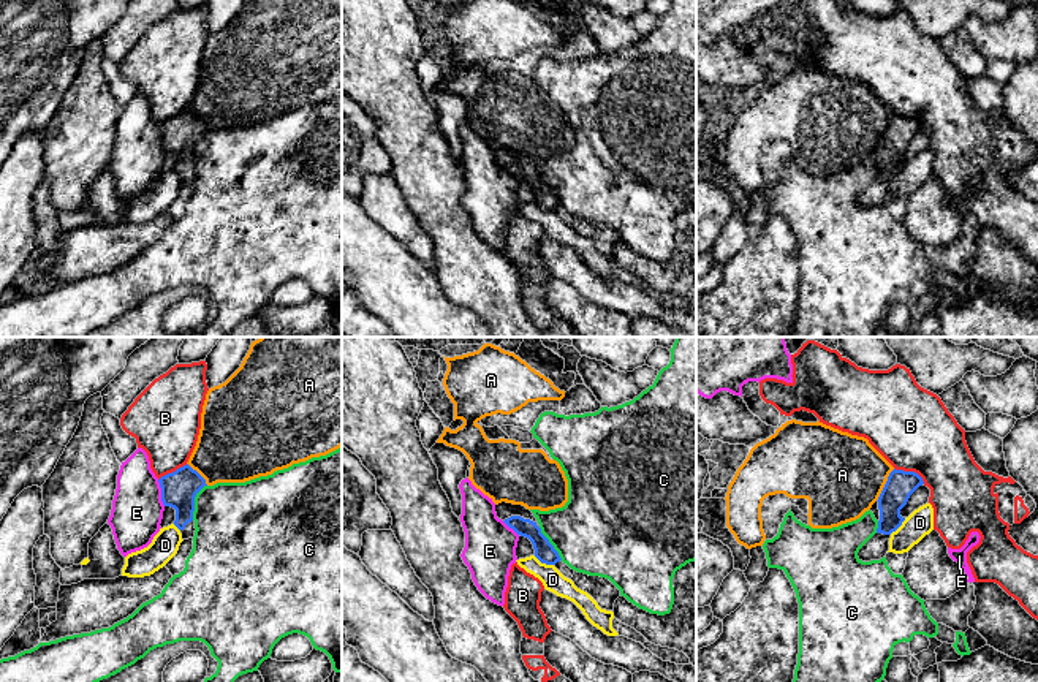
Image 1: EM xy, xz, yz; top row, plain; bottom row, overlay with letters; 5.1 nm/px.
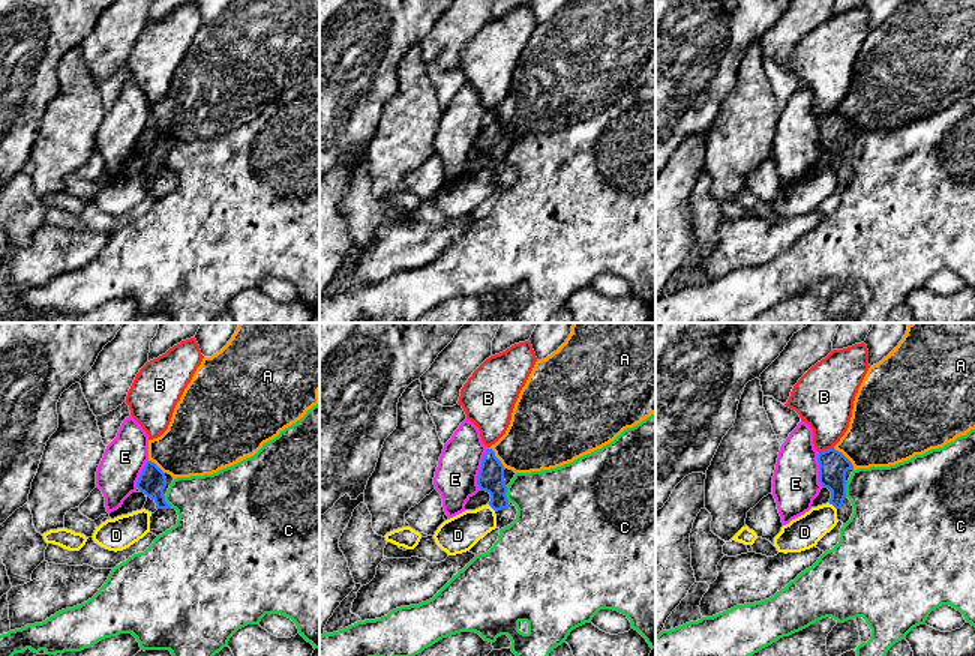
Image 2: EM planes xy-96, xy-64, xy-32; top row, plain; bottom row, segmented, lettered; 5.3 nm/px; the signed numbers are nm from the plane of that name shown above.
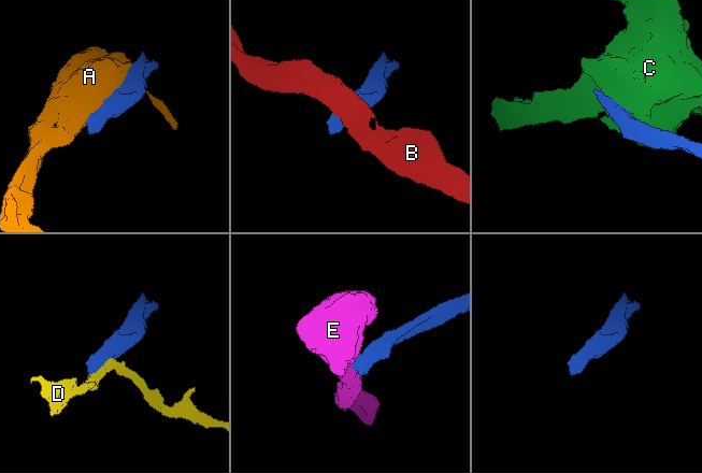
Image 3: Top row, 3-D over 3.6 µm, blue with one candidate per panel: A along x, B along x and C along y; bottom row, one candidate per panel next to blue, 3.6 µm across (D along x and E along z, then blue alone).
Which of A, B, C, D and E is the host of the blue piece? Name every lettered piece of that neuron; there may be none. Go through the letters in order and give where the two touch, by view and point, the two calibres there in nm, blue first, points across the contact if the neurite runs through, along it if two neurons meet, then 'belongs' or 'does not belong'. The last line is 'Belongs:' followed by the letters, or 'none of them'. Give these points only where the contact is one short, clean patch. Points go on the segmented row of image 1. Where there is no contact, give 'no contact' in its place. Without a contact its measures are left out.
A: yz (885, 484) | 150/420 nm | does not belong
B: yz (910, 472) | 150/400 nm | along yz (894, 467), (904, 472), (915, 472), (924, 483) | does not belong
C: xy (193, 502) | 180/420 nm | does not belong
D: xz (543, 562) | 100/110 nm | along xz (534, 556), (553, 565) | does not belong
E: xy (162, 492) | 180/260 nm | along xy (157, 480), (165, 505) | does not belong
Belongs: none of them

